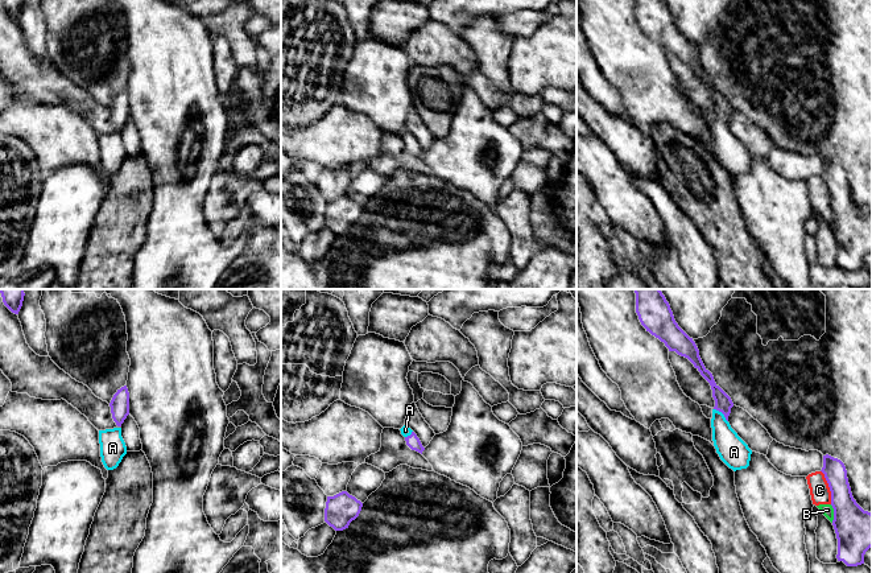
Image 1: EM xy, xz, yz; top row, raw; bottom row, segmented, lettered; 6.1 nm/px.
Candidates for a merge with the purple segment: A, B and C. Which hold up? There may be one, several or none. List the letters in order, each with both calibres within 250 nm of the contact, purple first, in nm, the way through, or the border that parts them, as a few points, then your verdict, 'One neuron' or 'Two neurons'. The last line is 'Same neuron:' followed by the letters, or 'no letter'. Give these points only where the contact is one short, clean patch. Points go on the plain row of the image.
A: Thickness 110 nm (purple) against 180 nm. Path across: yz (723, 107), (722, 116), (722, 137), (732, 155). One neuron
B: Thickness 260 nm (purple) against 70 nm. Two neurons
C: Thickness 200 nm (purple) against 120 nm. Boundary: yz (821, 174), (830, 196), (831, 207). Two neurons
Same neuron: A

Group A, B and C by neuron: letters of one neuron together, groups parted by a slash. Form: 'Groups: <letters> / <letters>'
Groups: A / B C

